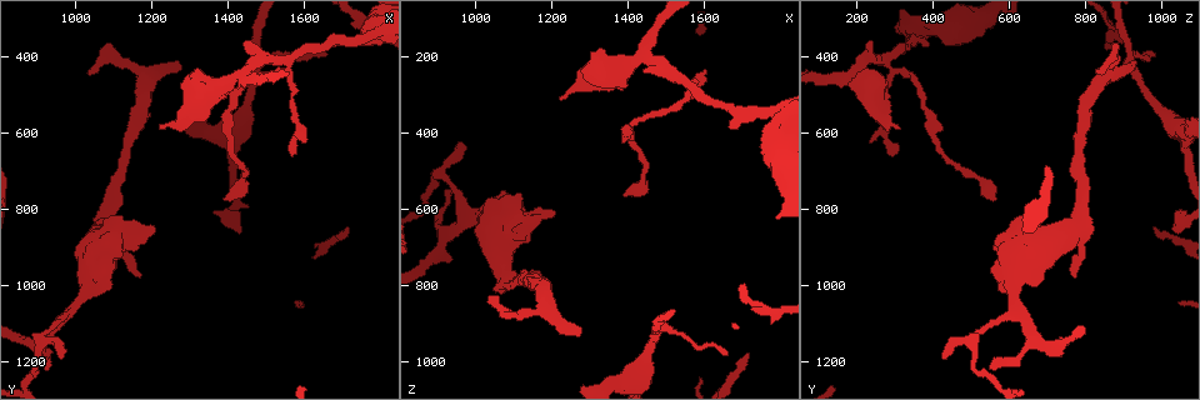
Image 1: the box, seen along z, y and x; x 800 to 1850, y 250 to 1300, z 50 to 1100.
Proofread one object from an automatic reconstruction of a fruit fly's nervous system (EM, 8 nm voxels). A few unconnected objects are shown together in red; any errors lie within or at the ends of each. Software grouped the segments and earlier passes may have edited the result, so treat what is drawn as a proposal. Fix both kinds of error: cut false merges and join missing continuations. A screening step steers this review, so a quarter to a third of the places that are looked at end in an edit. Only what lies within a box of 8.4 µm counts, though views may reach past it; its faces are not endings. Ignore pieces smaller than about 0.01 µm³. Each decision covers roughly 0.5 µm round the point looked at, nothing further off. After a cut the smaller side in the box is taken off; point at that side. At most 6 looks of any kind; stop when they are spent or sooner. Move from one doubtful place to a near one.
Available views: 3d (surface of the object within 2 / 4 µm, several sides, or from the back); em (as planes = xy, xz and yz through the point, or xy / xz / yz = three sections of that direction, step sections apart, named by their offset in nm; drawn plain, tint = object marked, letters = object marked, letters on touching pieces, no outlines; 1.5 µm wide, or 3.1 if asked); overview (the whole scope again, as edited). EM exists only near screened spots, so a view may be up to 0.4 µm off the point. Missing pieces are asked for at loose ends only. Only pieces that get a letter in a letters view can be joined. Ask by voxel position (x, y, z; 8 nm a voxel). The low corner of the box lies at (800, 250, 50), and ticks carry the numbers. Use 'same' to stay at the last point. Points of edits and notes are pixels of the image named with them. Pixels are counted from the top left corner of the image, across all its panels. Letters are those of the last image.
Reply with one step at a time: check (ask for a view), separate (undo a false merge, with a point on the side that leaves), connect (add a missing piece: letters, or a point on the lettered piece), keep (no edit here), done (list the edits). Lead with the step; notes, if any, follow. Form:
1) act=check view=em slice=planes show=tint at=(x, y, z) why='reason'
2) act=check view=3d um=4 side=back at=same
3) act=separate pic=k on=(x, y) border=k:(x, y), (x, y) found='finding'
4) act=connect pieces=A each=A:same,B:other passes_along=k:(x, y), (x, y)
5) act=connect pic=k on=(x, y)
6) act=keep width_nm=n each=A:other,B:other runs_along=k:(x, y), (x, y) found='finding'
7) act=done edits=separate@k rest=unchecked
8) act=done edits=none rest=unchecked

act=check view=em slice=planes show=plain at=(1040, 435, 830) why='an open end'

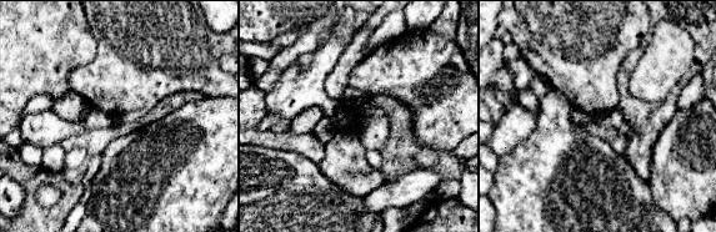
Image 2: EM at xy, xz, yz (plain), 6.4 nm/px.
act=check view=em slice=planes show=letters at=same why='see the neighbours'

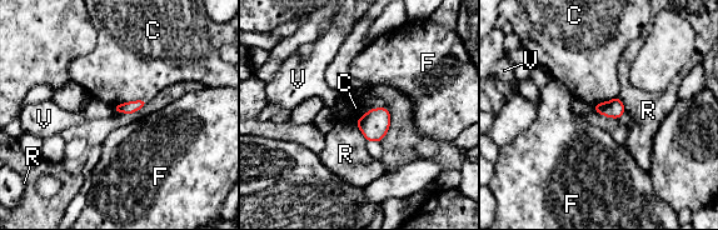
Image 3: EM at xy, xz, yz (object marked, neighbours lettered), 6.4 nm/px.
act=keep each=C:other,F:other,R:other,V:other border=3:(387, 108), (372, 108), (354, 123) found='no lettered piece goes on from it'

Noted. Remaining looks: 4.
act=check view=em slice=planes show=plain at=(1270, 415, 930) why='free end'

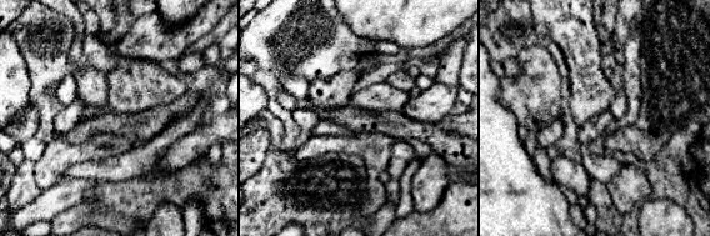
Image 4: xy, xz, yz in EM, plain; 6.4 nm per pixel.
act=check view=em slice=planes show=letters at=same why='what lies round it'

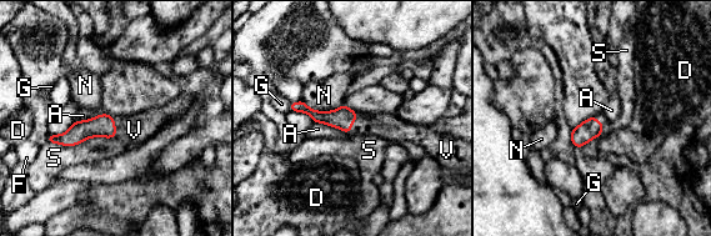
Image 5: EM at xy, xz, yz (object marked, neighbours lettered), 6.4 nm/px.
act=connect pieces=V each=A:other,D:other,F:other,G:other,N:other,S:other,V:same passes_along=5:(101, 126), (115, 127), (134, 130) found='the neuron continues'

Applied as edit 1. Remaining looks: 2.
act=done edits=connect@5 rest=unchecked

